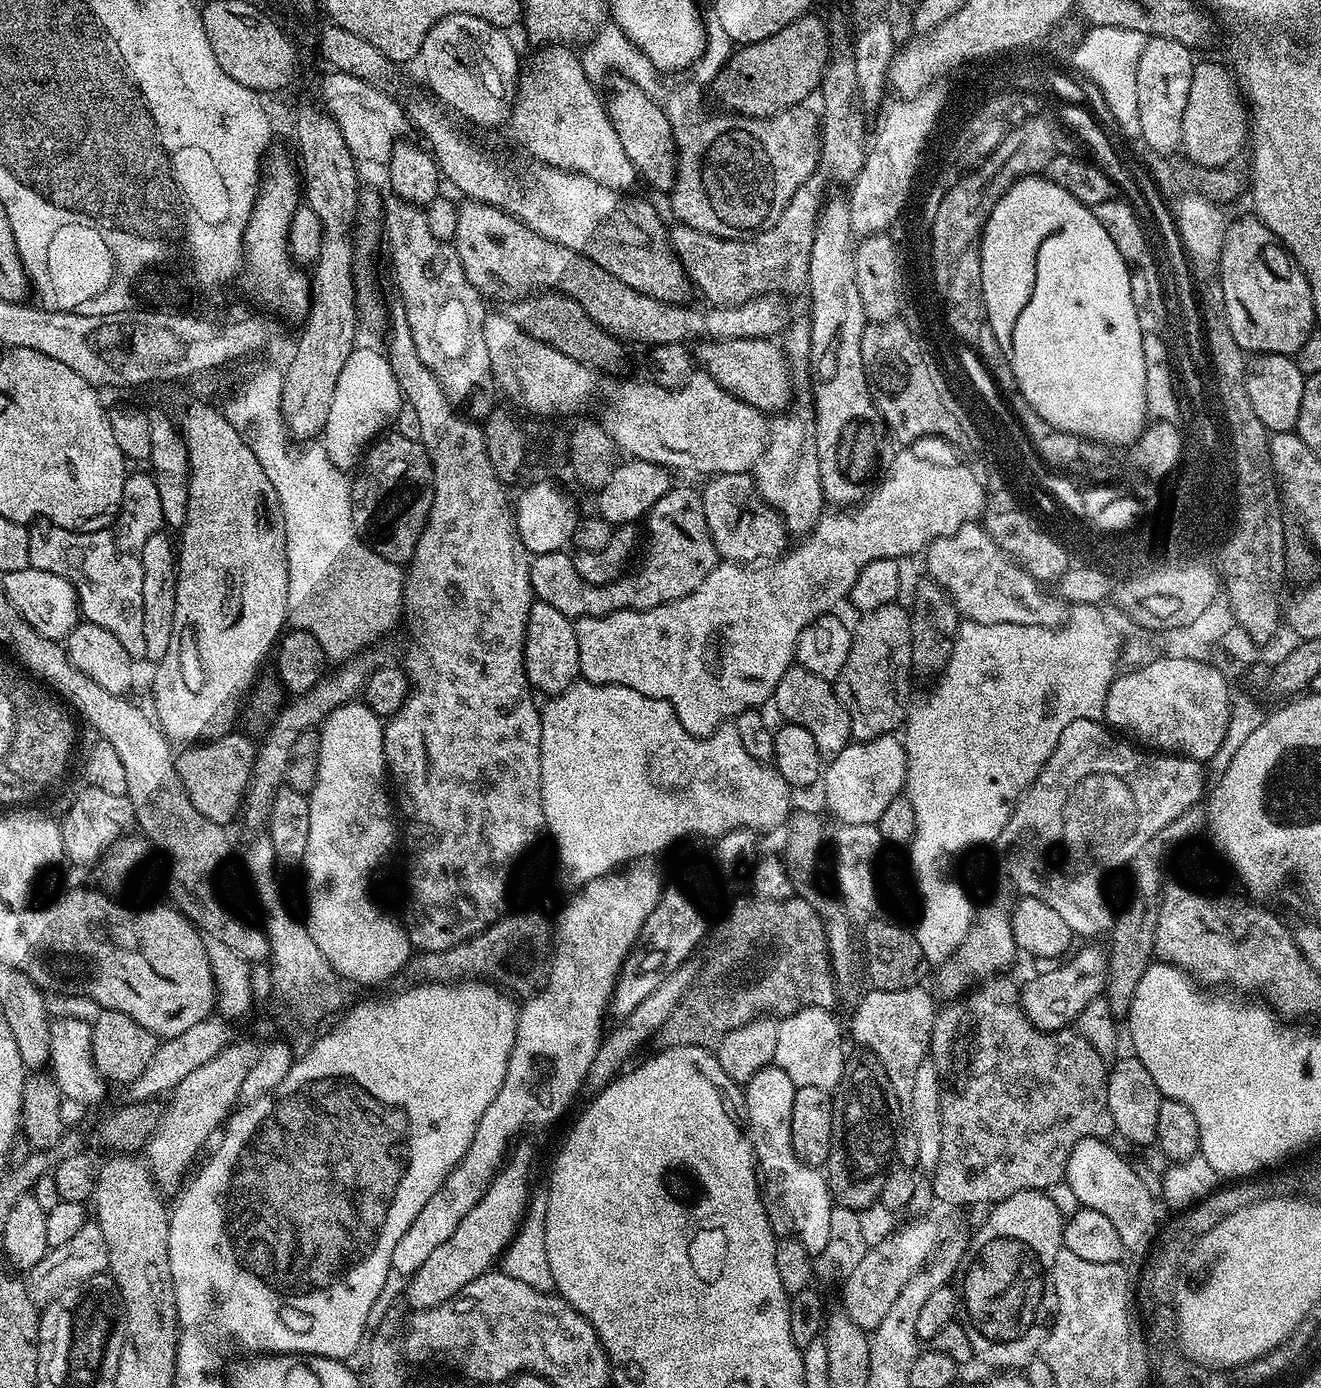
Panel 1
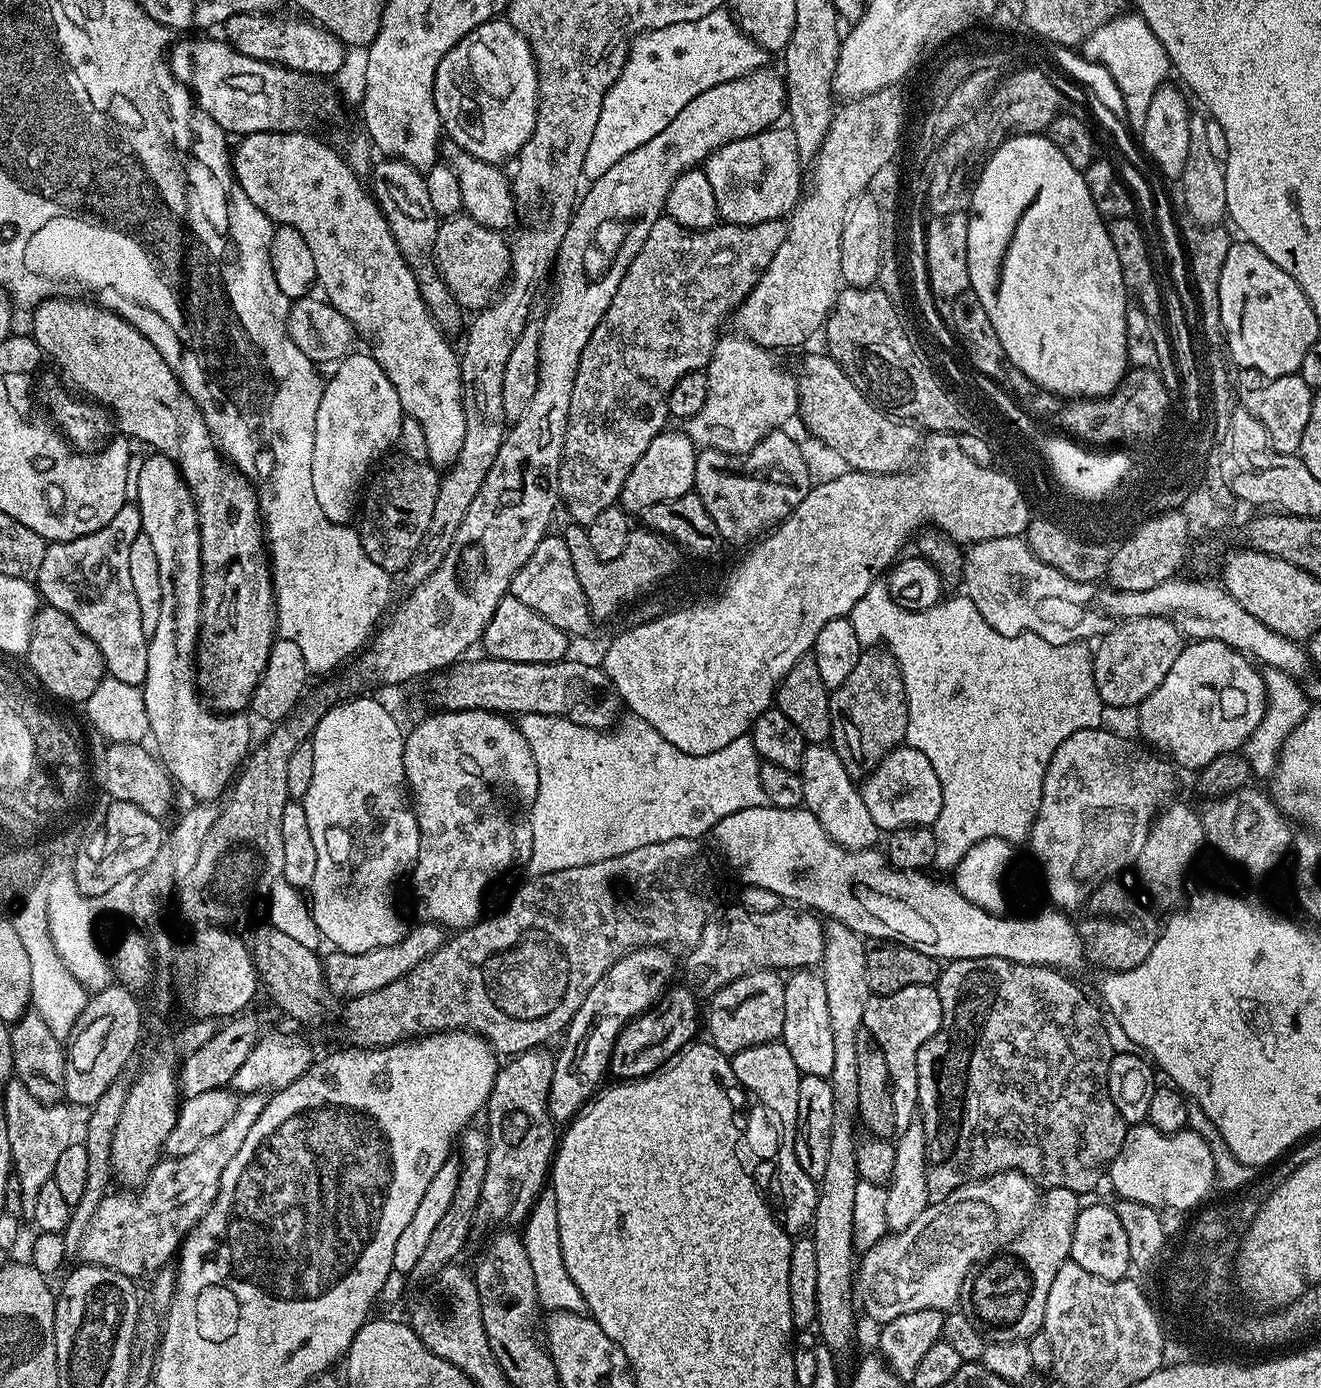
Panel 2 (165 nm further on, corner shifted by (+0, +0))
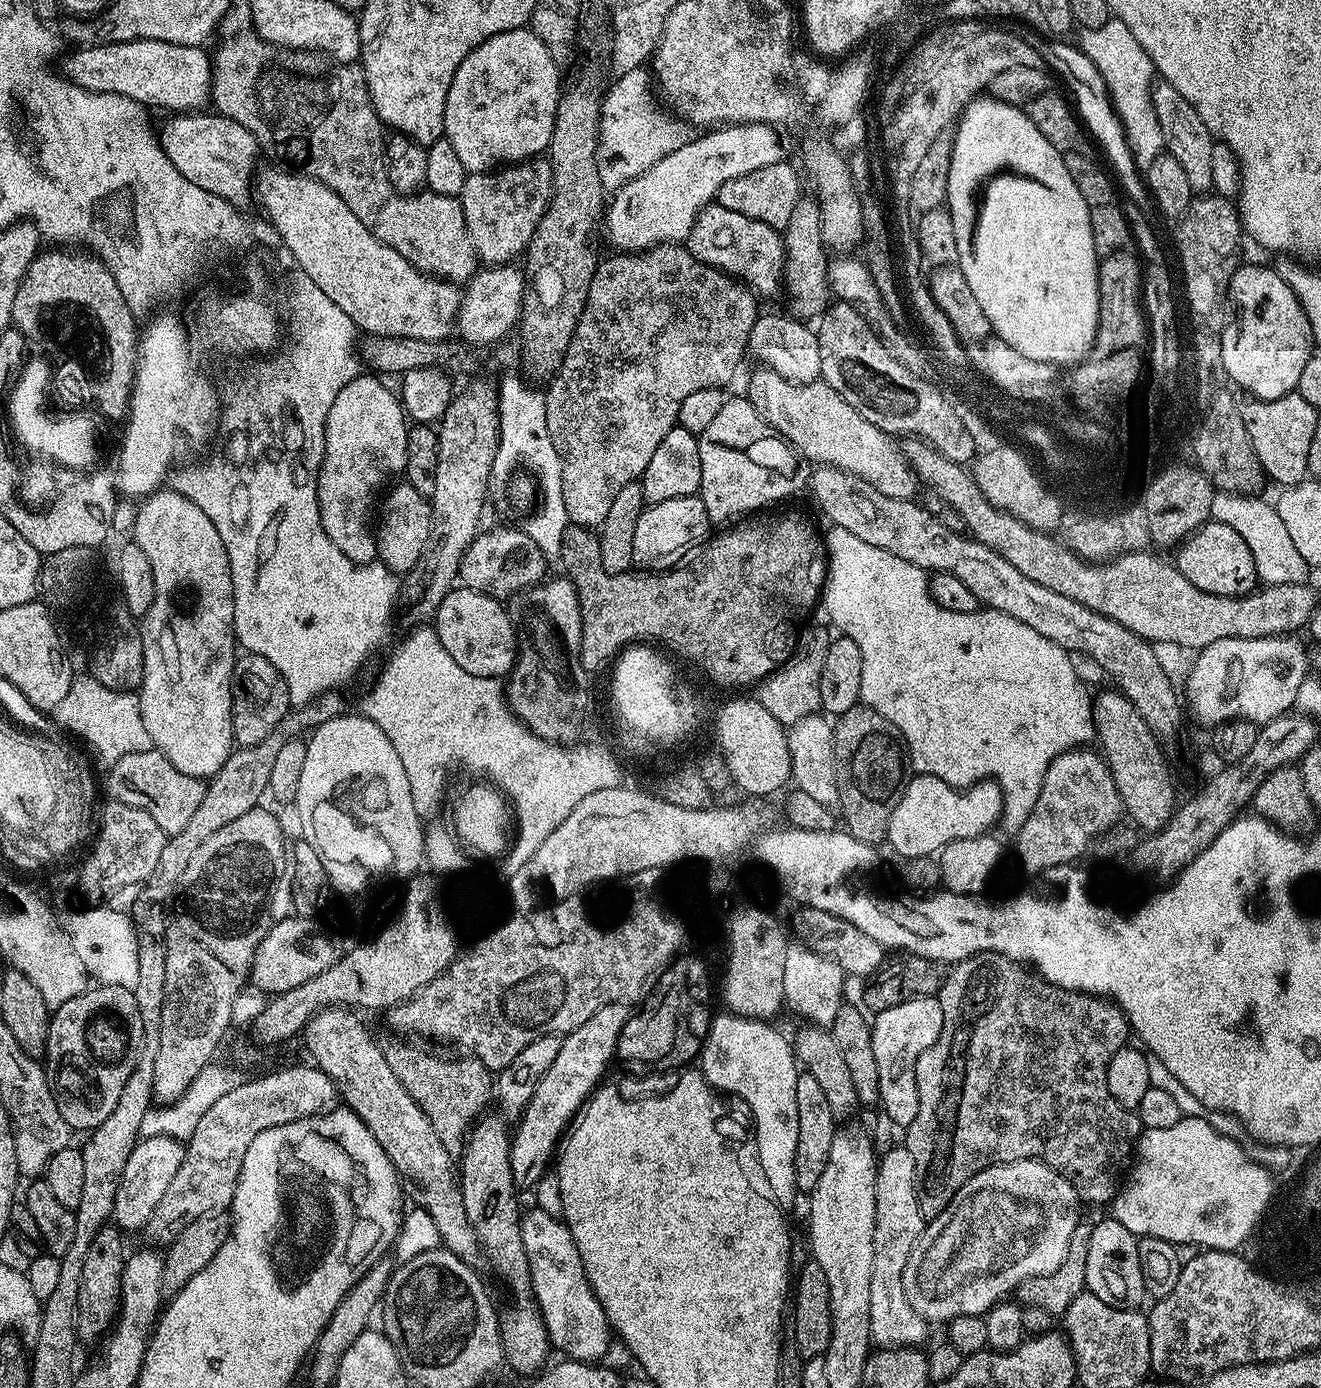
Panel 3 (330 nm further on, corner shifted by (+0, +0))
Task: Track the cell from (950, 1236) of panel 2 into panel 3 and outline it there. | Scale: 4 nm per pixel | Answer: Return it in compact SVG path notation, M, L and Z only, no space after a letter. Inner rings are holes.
M1015 1160L983 1168L981 1172L974 1174L956 1191L954 1198L950 1198L946 1210L942 1210L942 1214L938 1214L938 1218L925 1223L918 1242L910 1250L910 1258L906 1258L906 1270L904 1271L904 1289L910 1306L914 1306L914 1310L919 1316L929 1322L935 1322L935 1320L947 1322L962 1314L983 1316L988 1309L1001 1303L1007 1297L1004 1296L1007 1292L1015 1293L1019 1289L1020 1283L1027 1280L1029 1276L1050 1274L1054 1270L1058 1270L1058 1266L1062 1266L1062 1258L1066 1258L1066 1250L1070 1246L1074 1226L1081 1223L1082 1220L1080 1204L1082 1205L1082 1200L1076 1187L1065 1176L1058 1174L1050 1165L1042 1163L1041 1160Z

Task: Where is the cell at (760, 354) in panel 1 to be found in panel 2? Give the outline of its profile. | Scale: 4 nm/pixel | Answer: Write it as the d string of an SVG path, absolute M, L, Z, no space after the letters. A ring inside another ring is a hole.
M823 351L812 352L804 360L804 369L798 372L796 376L796 385L798 386L798 394L800 395L800 407L798 409L799 419L804 419L804 424L829 448L832 452L837 452L842 459L845 460L847 467L849 469L855 470L857 472L873 472L874 474L890 474L891 472L901 472L903 473L905 469L909 467L917 459L918 449L922 444L922 432L921 429L917 428L915 424L910 424L907 422L901 422L894 416L889 416L887 412L882 408L877 408L867 396L862 394L862 390L858 390L858 386L854 386L854 382L850 382L850 378L844 373L844 367L841 366L833 356L825 354Z

